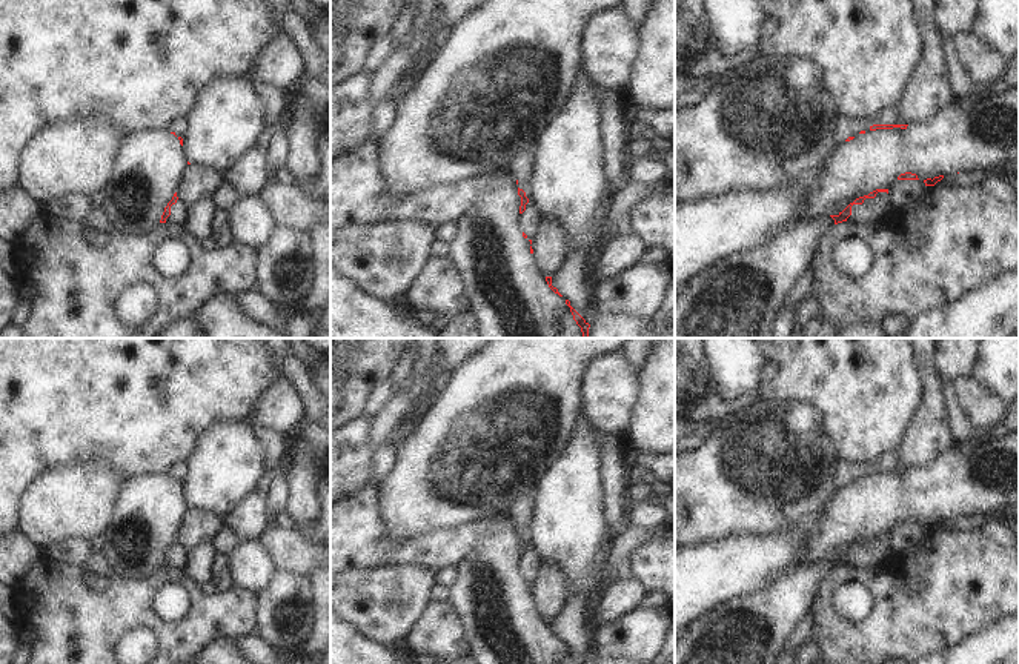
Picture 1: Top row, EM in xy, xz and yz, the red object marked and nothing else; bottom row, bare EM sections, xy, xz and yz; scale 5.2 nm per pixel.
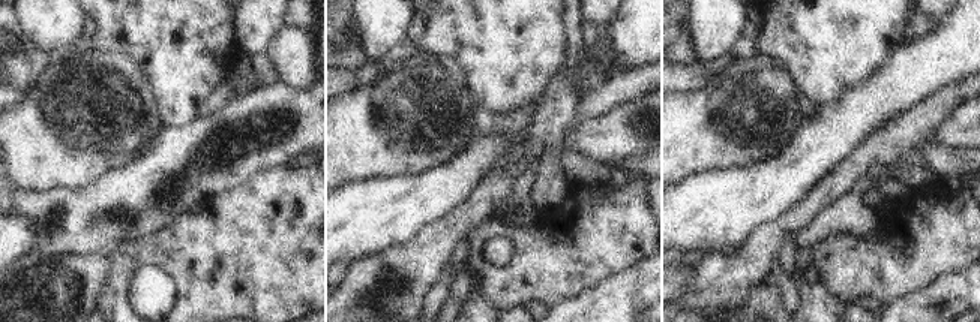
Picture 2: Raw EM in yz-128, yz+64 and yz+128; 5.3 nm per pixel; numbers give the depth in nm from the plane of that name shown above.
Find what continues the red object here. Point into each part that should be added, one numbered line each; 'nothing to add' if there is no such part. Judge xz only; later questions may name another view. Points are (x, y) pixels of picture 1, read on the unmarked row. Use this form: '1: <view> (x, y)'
1: xz (531, 561)

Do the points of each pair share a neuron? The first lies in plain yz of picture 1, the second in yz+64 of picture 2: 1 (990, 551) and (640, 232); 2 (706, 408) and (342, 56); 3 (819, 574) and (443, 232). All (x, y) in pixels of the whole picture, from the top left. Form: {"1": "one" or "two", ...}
{"1": "one", "2": "one", "3": "one"}

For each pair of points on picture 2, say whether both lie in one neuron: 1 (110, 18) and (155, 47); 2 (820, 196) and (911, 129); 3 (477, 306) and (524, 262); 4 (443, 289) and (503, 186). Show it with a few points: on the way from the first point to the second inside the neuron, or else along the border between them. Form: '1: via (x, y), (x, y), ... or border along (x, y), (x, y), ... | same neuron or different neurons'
1: via (120, 18), (126, 18), (144, 36) | same neuron
2: via (842, 177), (869, 152), (889, 146) | same neuron
3: border along (471, 289), (483, 295), (494, 306) | different neurons
4: border along (450, 258), (429, 291) | different neurons

